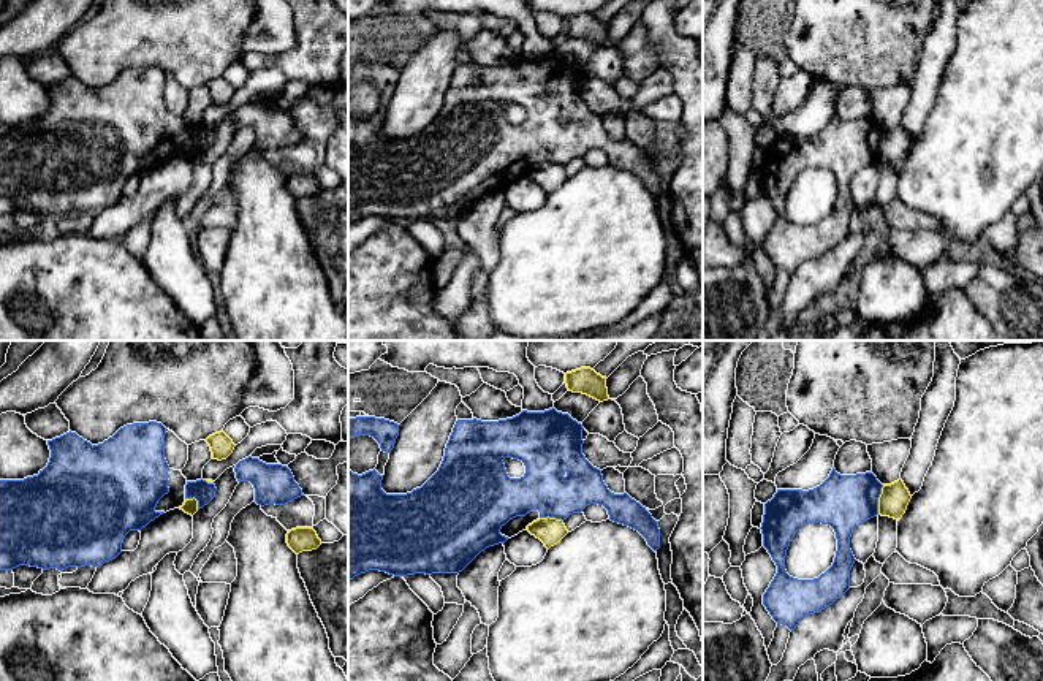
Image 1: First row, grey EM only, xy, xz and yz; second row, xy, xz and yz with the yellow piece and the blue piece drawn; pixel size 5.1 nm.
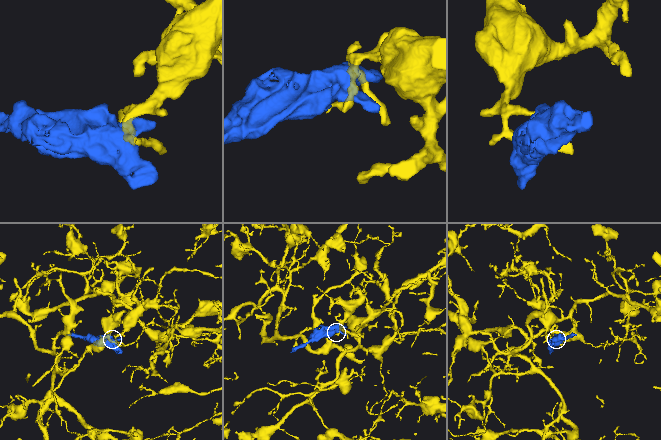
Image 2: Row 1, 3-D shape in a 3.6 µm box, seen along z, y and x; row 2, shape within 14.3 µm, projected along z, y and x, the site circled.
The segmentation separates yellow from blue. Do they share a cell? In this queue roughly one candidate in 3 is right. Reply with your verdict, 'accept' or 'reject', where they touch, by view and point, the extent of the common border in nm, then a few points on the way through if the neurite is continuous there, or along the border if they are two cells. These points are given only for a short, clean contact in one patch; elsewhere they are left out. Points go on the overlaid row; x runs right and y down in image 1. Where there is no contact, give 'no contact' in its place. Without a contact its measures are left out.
reject; contact yz (879, 499); length 160 nm

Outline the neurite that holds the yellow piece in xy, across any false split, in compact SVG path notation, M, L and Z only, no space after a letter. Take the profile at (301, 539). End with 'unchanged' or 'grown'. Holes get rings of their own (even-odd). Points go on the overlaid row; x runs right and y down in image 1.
M296 527L288 531L286 543L296 554L299 554L302 551L317 550L321 545L321 540L313 527Z; unchanged

